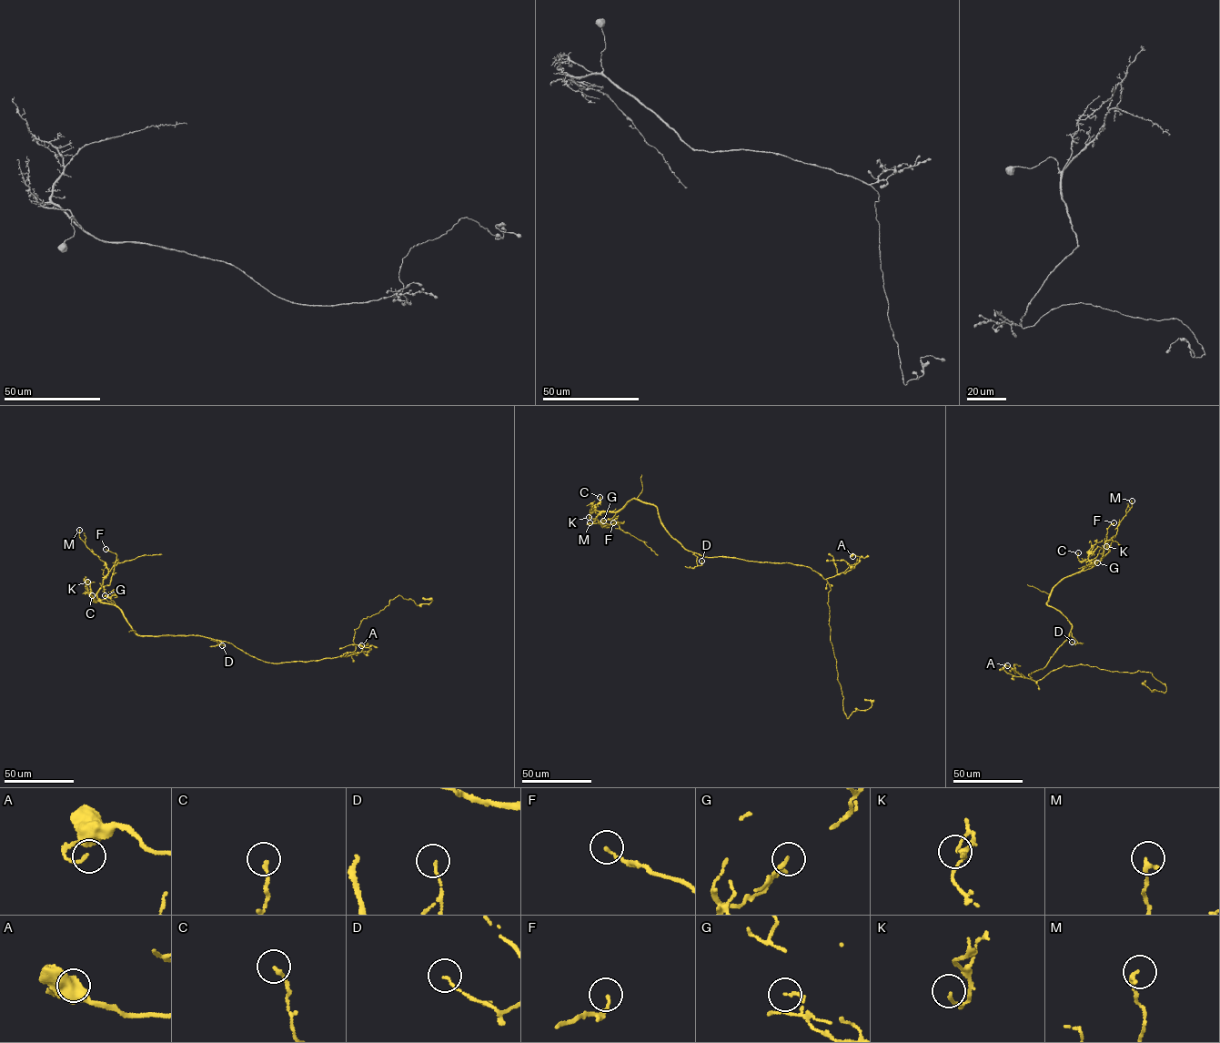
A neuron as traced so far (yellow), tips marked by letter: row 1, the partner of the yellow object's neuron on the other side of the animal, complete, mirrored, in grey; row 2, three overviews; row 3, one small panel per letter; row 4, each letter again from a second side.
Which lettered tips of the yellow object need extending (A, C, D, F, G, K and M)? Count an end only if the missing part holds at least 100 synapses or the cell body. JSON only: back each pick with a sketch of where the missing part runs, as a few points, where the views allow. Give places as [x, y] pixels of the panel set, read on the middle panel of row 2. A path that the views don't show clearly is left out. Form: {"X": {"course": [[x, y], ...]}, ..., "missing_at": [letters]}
{"missing_at": []}

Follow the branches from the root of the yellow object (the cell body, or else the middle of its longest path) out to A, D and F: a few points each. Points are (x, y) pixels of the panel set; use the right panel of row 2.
A: (1048, 663), (1043, 669), (1028, 674), (1033, 680), (1007, 673), (1003, 669), (1007, 665)
D: (1048, 663), (1070, 632), (1077, 643), (1072, 642)
F: (1048, 663), (1069, 637), (1072, 625), (1047, 603), (1052, 589), (1108, 552), (1107, 530), (1114, 522)

